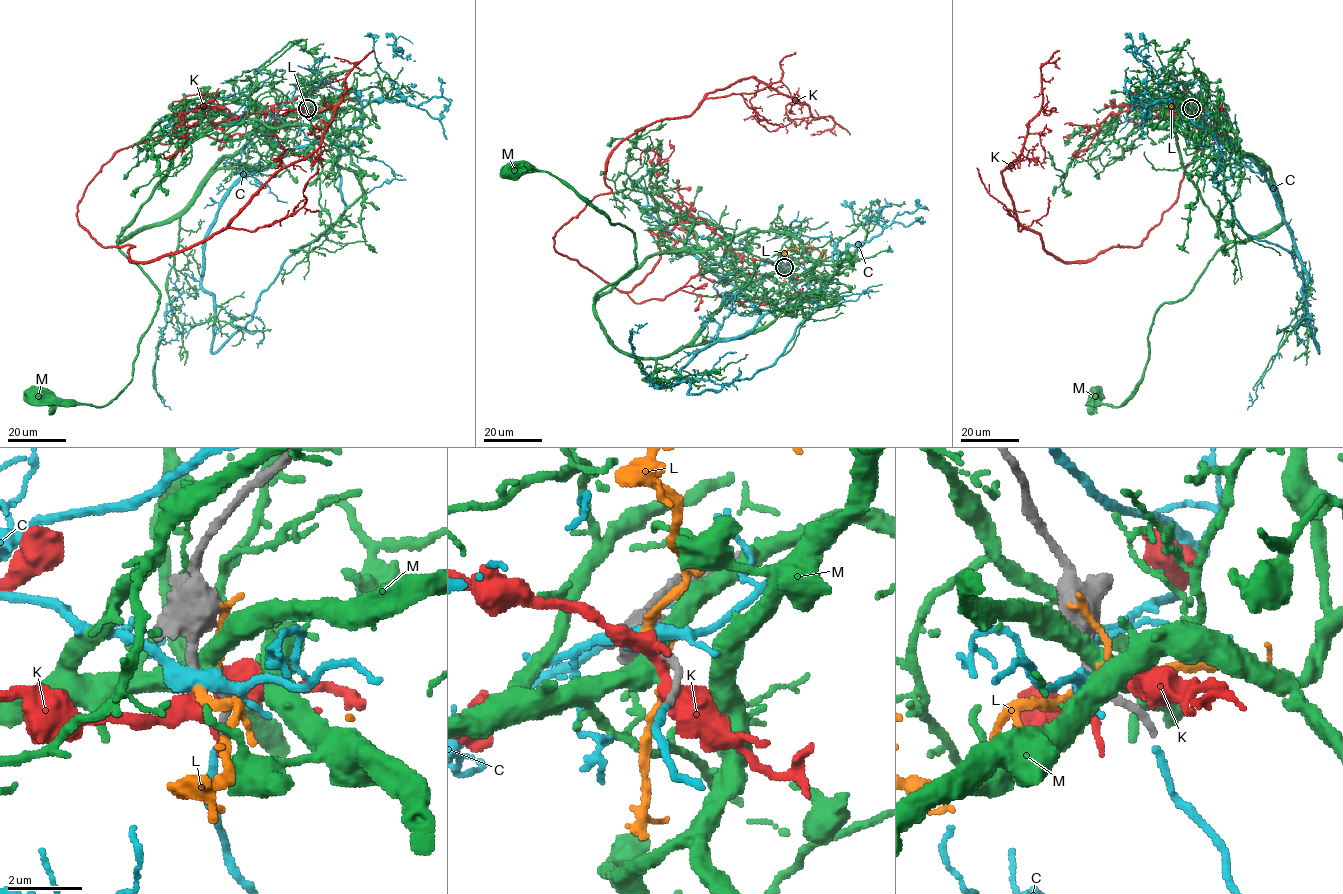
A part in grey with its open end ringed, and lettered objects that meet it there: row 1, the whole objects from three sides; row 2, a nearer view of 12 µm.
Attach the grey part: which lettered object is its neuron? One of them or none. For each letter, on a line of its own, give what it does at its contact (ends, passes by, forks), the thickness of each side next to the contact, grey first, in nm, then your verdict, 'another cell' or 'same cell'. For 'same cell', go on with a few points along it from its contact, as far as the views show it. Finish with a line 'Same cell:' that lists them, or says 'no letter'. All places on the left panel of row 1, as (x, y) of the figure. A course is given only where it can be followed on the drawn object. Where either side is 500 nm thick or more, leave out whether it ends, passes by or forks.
C: it passes by; calibres 240 and 460 nm; same cell; course (307, 108), (205, 238), (239, 319), (342, 214), (362, 102), (406, 100), (373, 43), (414, 61)
K: it forks; calibres 200 and 280 nm; another cell
L: it forks; calibres 220 and 240 nm; another cell
M: it passes by; calibres 240 and 480 nm; another cell
Same cell: C

